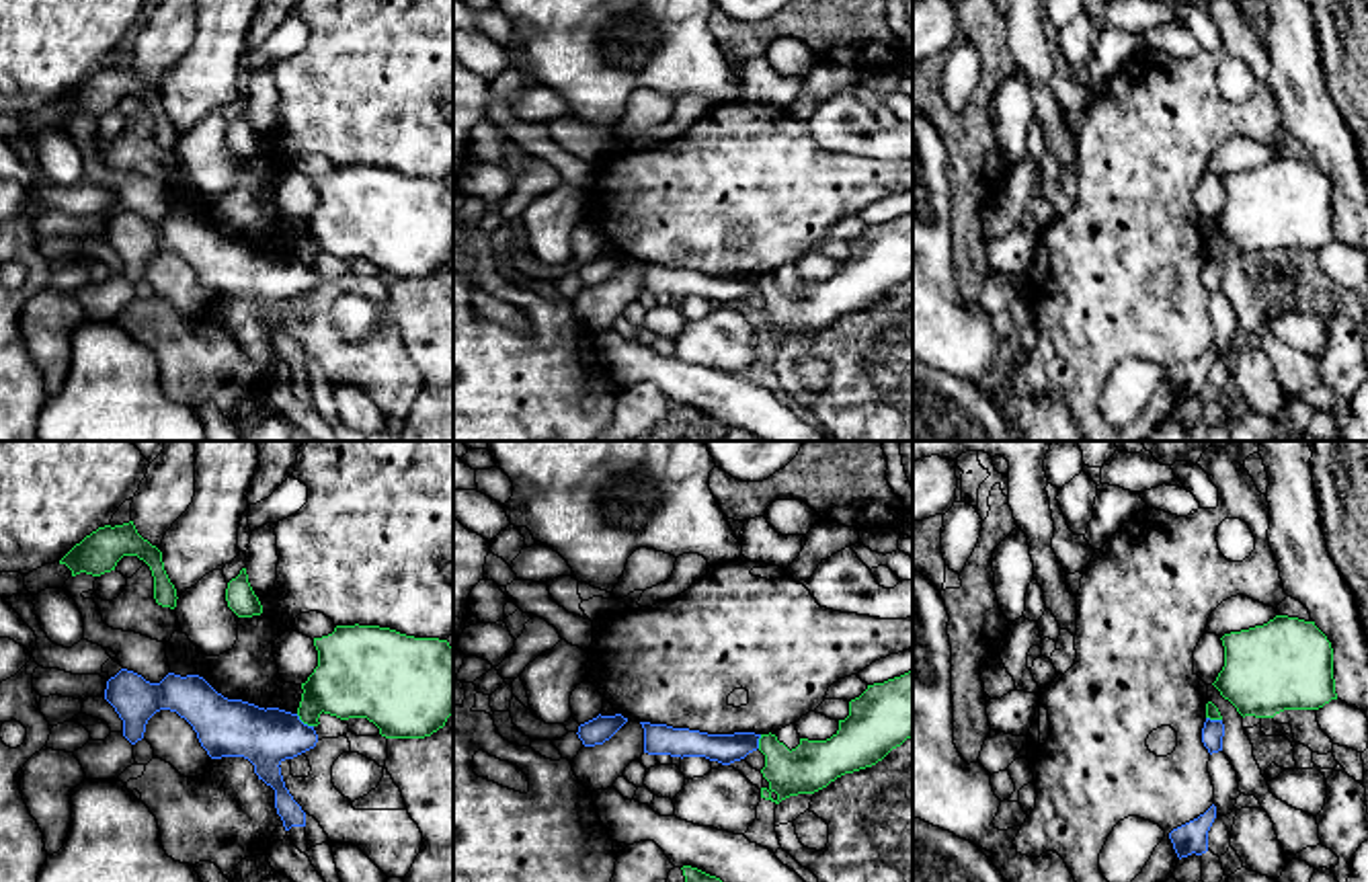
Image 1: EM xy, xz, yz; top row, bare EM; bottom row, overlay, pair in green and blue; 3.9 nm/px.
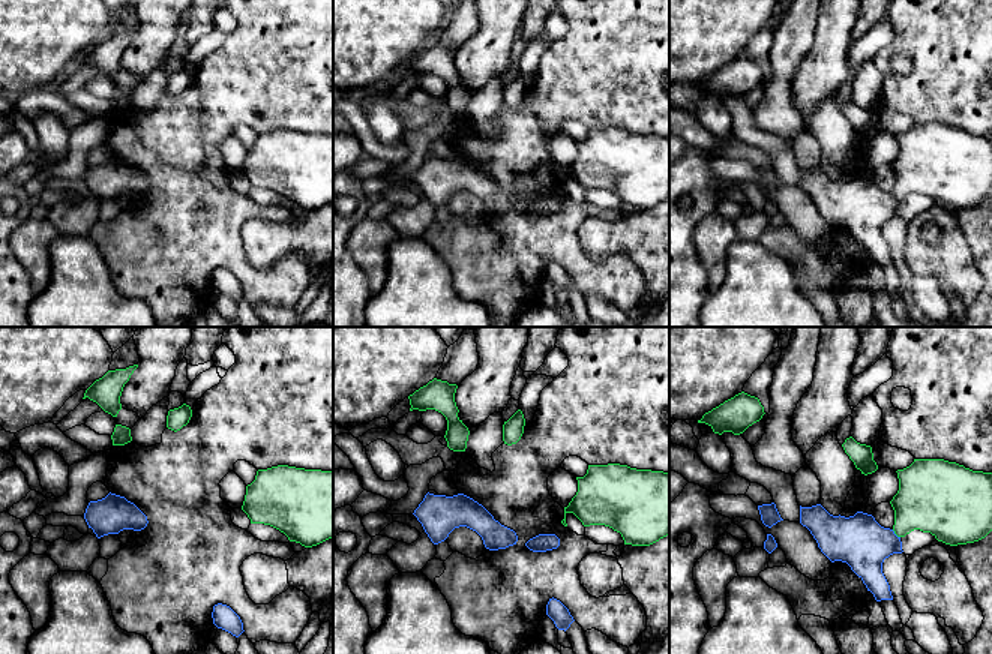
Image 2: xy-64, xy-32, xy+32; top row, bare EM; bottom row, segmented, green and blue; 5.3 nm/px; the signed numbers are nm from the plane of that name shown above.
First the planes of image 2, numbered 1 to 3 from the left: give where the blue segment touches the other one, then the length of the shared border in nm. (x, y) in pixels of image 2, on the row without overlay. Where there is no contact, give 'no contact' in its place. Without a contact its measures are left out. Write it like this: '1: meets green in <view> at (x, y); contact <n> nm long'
1: no contact
2: no contact
3: meets green in xy+32 at (896, 198); contact 60 nm long

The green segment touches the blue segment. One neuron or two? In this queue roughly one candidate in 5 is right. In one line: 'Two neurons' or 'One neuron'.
Two neurons

